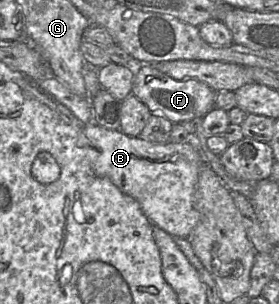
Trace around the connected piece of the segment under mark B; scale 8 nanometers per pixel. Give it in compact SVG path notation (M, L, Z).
M94 122L85 124L83 130L89 144L97 150L95 174L108 178L123 193L133 197L154 226L173 237L189 238L199 221L194 193L202 166L202 158L193 144L189 140L156 144L140 135L128 136L121 130L107 129Z

